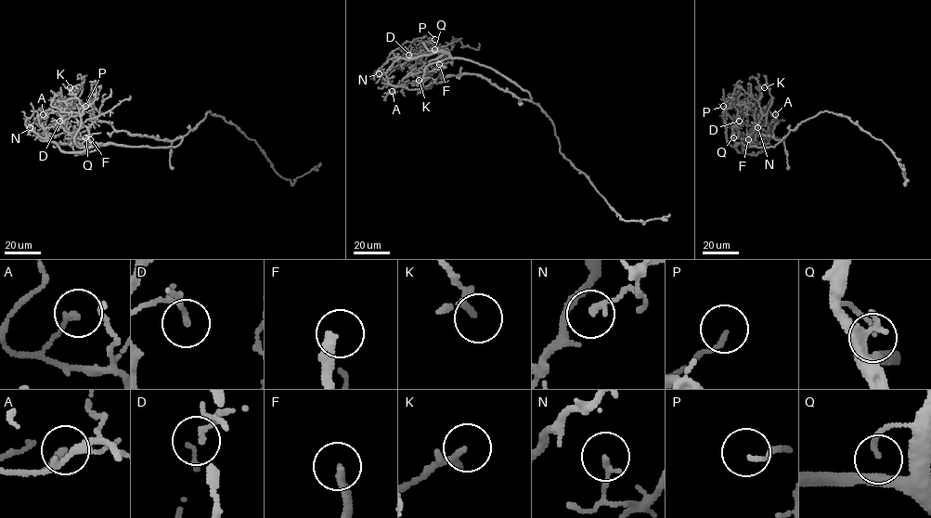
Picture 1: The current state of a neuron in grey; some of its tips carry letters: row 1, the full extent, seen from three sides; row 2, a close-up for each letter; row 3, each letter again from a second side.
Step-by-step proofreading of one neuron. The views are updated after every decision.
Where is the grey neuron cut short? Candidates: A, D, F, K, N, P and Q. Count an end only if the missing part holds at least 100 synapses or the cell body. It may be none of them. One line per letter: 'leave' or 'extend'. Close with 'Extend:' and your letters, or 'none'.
A: leave
D: leave
F: extend
K: leave
N: leave
P: leave
Q: leave
Extend: F

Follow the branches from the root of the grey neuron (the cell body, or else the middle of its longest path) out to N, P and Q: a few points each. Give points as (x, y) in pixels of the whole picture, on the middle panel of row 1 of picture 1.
N: (531, 98), (527, 91), (494, 70), (469, 59), (451, 58), (442, 52), (398, 58), (381, 76), (379, 73)
P: (531, 98), (527, 91), (489, 68), (451, 58), (442, 52), (430, 51), (423, 42), (434, 39)
Q: (531, 98), (527, 91), (494, 70), (469, 59), (451, 58), (434, 49)

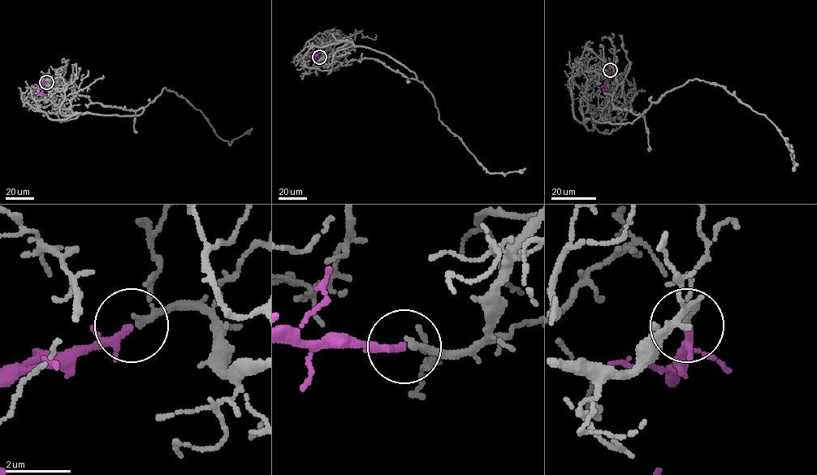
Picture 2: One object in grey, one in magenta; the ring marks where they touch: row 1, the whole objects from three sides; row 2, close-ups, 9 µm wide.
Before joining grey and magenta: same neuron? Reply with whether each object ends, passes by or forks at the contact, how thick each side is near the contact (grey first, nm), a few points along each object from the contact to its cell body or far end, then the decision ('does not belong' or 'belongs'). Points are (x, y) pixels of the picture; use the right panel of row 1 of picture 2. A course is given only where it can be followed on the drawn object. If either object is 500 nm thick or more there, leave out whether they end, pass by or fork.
grey passes by; magenta passes by; 160 nm thick on the grey side, 180 nm on the other; grey runs (610, 70), (588, 84), (584, 121), (633, 123), (693, 79), (763, 114), (794, 167), (785, 144); magenta runs (610, 70), (609, 79), (602, 90); belongs

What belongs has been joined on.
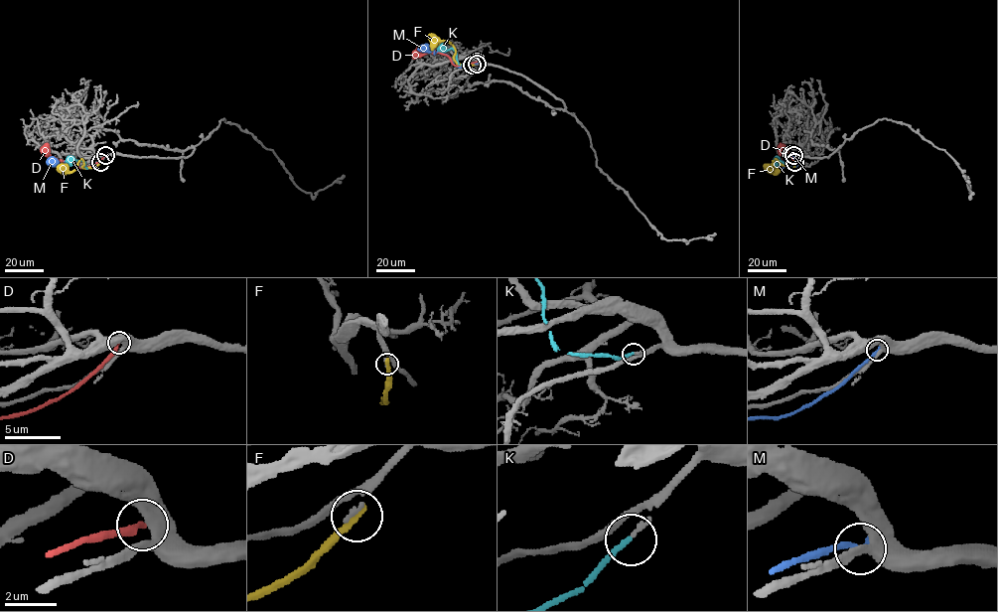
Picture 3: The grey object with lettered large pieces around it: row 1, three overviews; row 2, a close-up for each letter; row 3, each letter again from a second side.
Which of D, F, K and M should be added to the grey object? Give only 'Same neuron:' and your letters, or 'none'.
Same neuron: K

